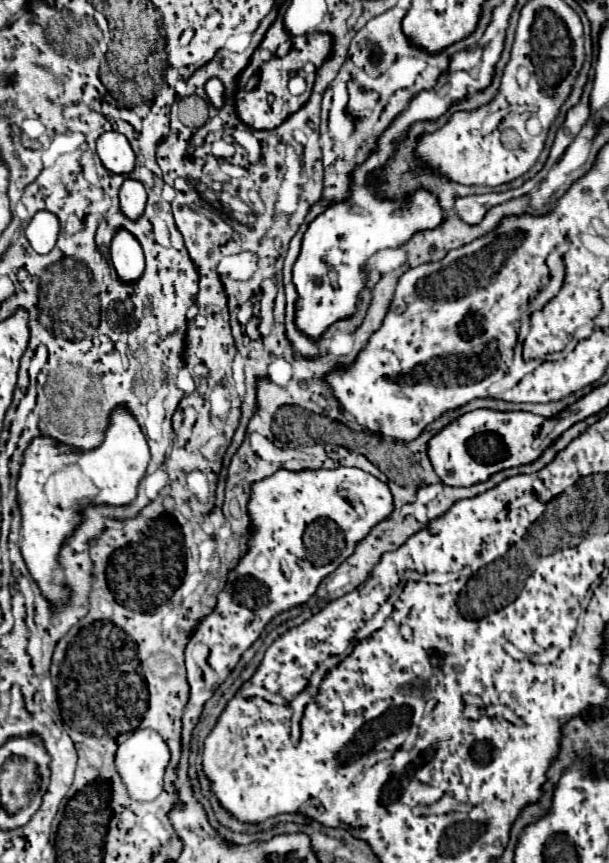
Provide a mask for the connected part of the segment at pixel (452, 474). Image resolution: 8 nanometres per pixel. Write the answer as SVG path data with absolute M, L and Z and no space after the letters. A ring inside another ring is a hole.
M490 408L472 410L458 416L428 440L428 458L442 484L472 486L504 468L534 462L542 454L542 448L532 446L538 432L536 424L542 422L544 418L530 412L498 412Z

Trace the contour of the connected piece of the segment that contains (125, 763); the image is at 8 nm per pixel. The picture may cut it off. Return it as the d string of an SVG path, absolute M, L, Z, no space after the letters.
M136 730L128 736L126 742L122 742L118 746L116 756L114 756L114 766L116 766L116 772L120 774L126 790L128 790L130 798L136 802L144 802L144 800L154 800L162 792L162 784L164 784L162 778L164 778L164 770L168 766L168 760L170 760L168 746L158 736L158 732Z

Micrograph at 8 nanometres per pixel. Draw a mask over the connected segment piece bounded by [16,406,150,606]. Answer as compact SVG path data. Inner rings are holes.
M116 406L110 412L110 422L106 426L104 440L100 446L96 446L92 450L78 450L78 448L62 444L50 436L34 438L28 444L28 448L24 450L24 460L22 460L18 482L16 482L16 490L18 490L16 498L18 498L18 506L20 506L20 514L22 514L20 548L22 548L22 556L28 564L30 574L34 576L40 590L54 606L64 604L66 596L68 596L68 590L64 586L58 586L52 580L52 572L58 568L58 550L60 550L62 542L72 534L74 526L78 526L78 522L80 522L80 510L88 504L102 504L102 502L130 504L136 498L136 490L138 490L140 480L144 478L148 462L150 462L148 442L140 430L136 418L130 414L130 410L126 406Z

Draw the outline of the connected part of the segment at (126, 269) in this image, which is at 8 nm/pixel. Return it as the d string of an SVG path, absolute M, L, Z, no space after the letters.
M118 228L110 244L112 264L124 282L134 282L144 270L144 252L140 242L124 228Z

